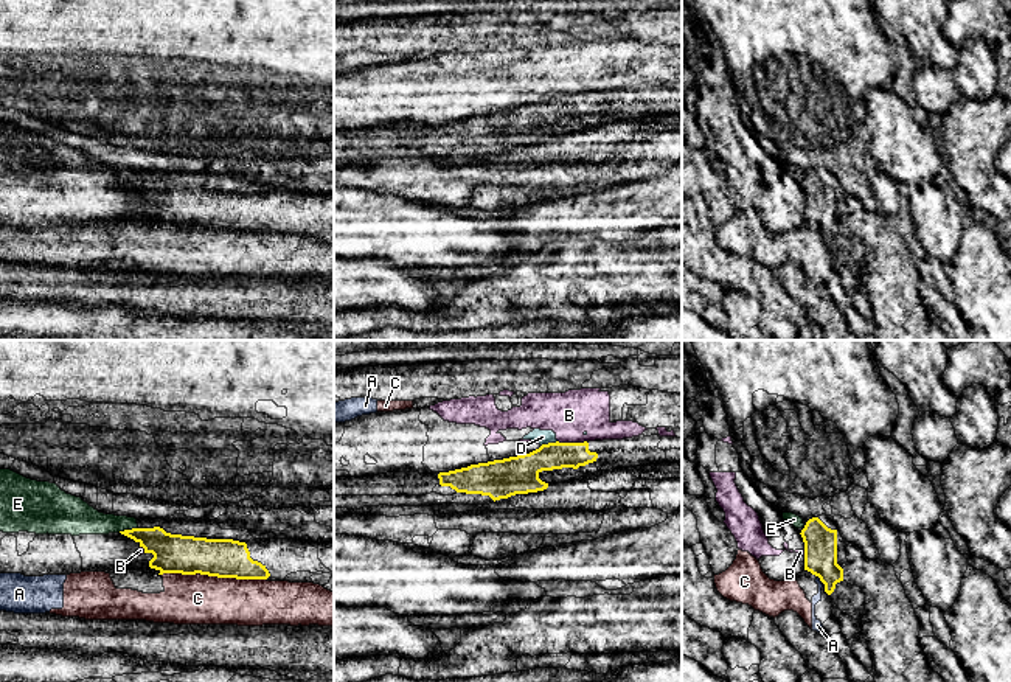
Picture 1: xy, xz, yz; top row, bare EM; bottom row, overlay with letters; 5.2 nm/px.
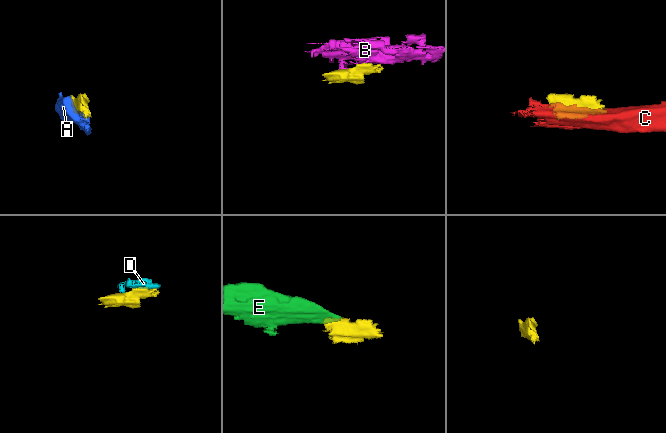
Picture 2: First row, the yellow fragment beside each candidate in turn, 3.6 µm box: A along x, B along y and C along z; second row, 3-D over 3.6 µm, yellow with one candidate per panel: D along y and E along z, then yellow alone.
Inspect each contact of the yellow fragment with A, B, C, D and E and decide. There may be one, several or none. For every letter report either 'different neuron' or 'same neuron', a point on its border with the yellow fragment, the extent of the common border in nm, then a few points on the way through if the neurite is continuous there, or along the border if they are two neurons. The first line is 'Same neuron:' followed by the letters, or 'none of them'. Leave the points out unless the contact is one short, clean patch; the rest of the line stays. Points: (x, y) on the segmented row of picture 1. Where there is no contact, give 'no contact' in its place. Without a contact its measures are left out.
Same neuron: none of them
A: different neuron; meets yellow in yz at (819, 577); contact 50 nm long; border along yz (817, 575), (822, 581)
B: different neuron; meets yellow in xz at (572, 443); contact 150 nm long; border along xz (558, 440), (586, 441)
C: different neuron; meets yellow in xy at (215, 575); contact 550 nm long; border along xy (162, 574), (207, 574), (266, 580)
D: different neuron; meets yellow in xz at (548, 443); contact 90 nm long; border along xz (556, 440), (541, 446)
E: different neuron; meets yellow in xy at (128, 530); contact 110 nm long; border along xy (137, 527), (118, 532)

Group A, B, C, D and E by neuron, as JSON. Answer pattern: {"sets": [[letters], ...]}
{"sets": [["A", "C"], ["B", "D", "E"]]}

